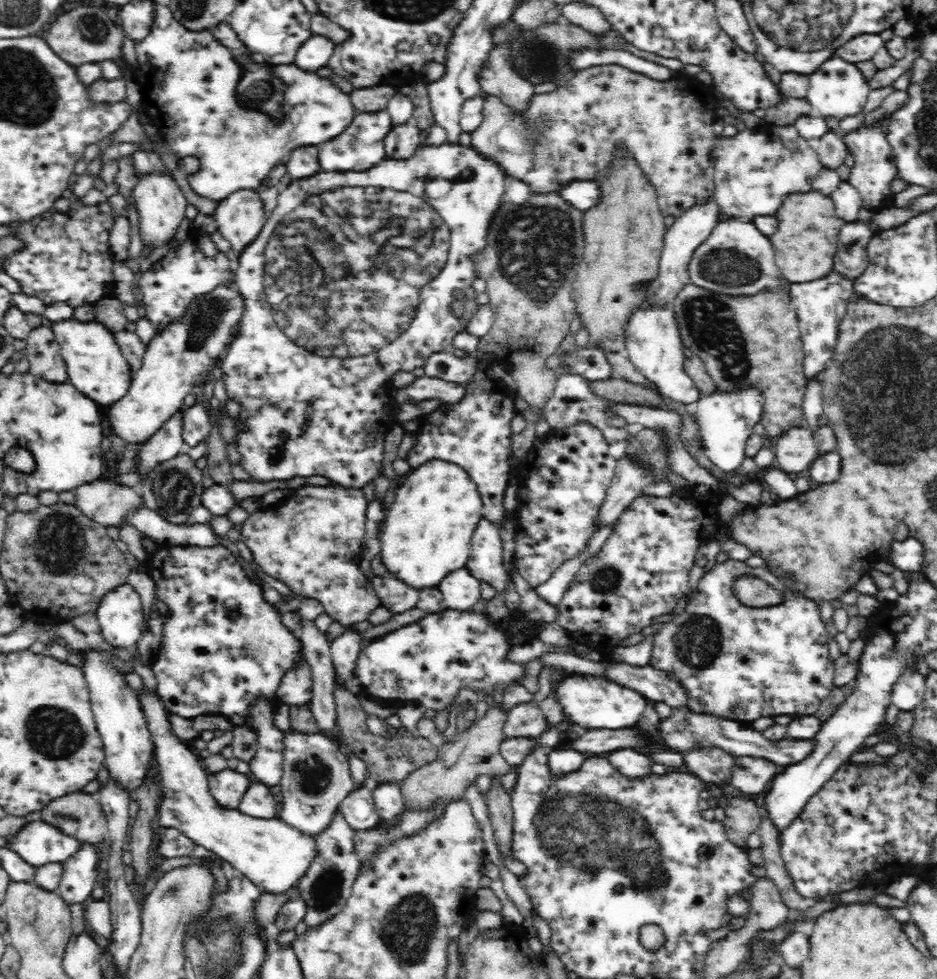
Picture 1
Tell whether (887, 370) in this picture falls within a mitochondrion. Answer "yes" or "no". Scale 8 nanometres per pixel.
yes

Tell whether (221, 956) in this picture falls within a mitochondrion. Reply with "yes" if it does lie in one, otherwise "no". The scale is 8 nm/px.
yes

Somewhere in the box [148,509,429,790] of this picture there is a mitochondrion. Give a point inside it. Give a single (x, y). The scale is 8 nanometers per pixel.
(247, 646)

